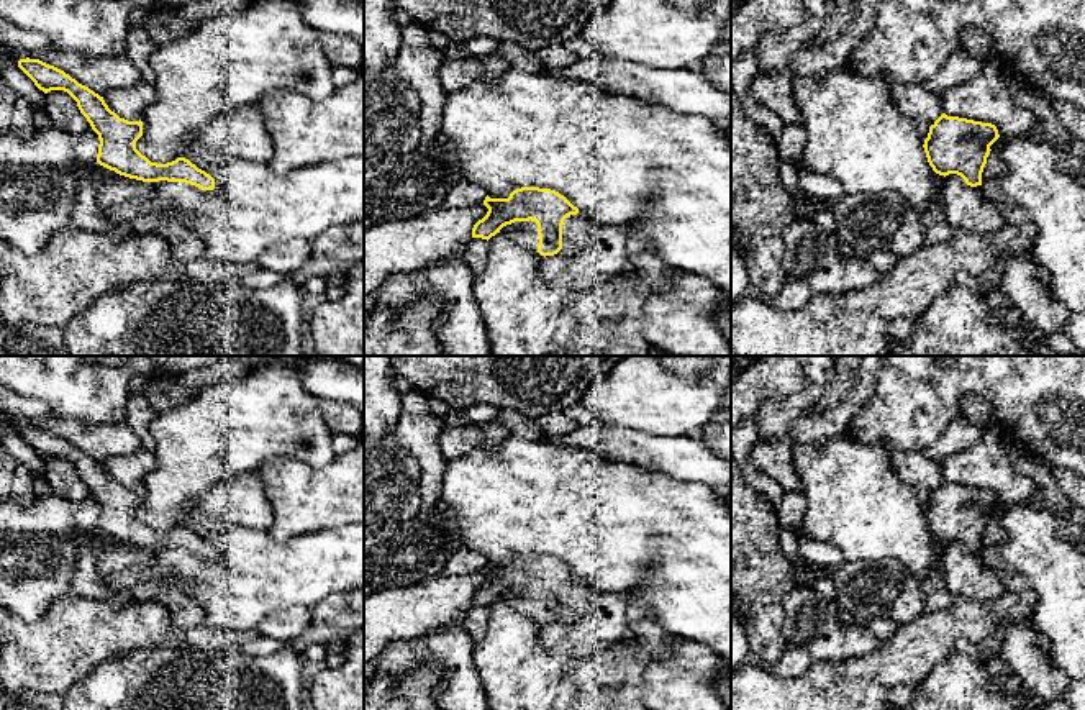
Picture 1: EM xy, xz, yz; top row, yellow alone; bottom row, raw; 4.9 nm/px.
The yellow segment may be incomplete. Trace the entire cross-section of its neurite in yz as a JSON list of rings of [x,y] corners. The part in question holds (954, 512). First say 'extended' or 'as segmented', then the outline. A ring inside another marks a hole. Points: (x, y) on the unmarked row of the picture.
as segmented | [[[942,480],[924,507],[929,533],[939,543],[957,541],[967,553],[982,553],[982,539],[990,513],[1000,505],[992,490],[974,489]]]

